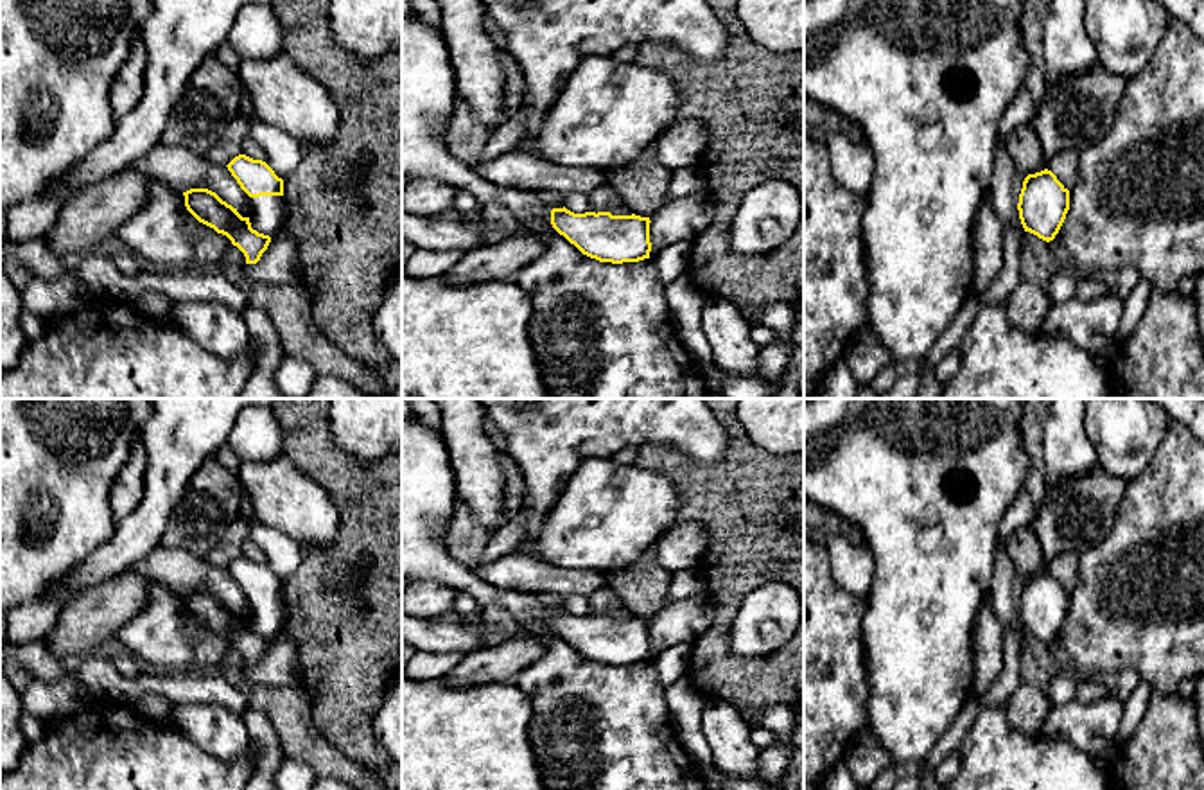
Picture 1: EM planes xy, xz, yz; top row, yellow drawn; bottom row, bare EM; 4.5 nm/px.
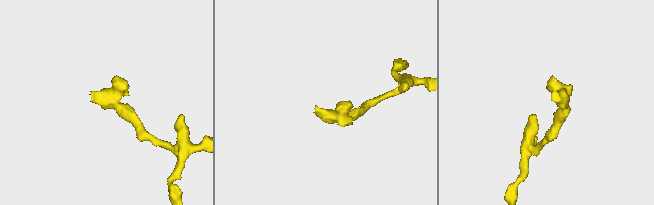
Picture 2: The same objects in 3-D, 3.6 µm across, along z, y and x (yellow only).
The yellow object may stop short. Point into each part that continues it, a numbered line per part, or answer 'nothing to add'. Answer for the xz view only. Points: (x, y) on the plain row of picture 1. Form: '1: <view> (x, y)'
1: xz (429, 496)

